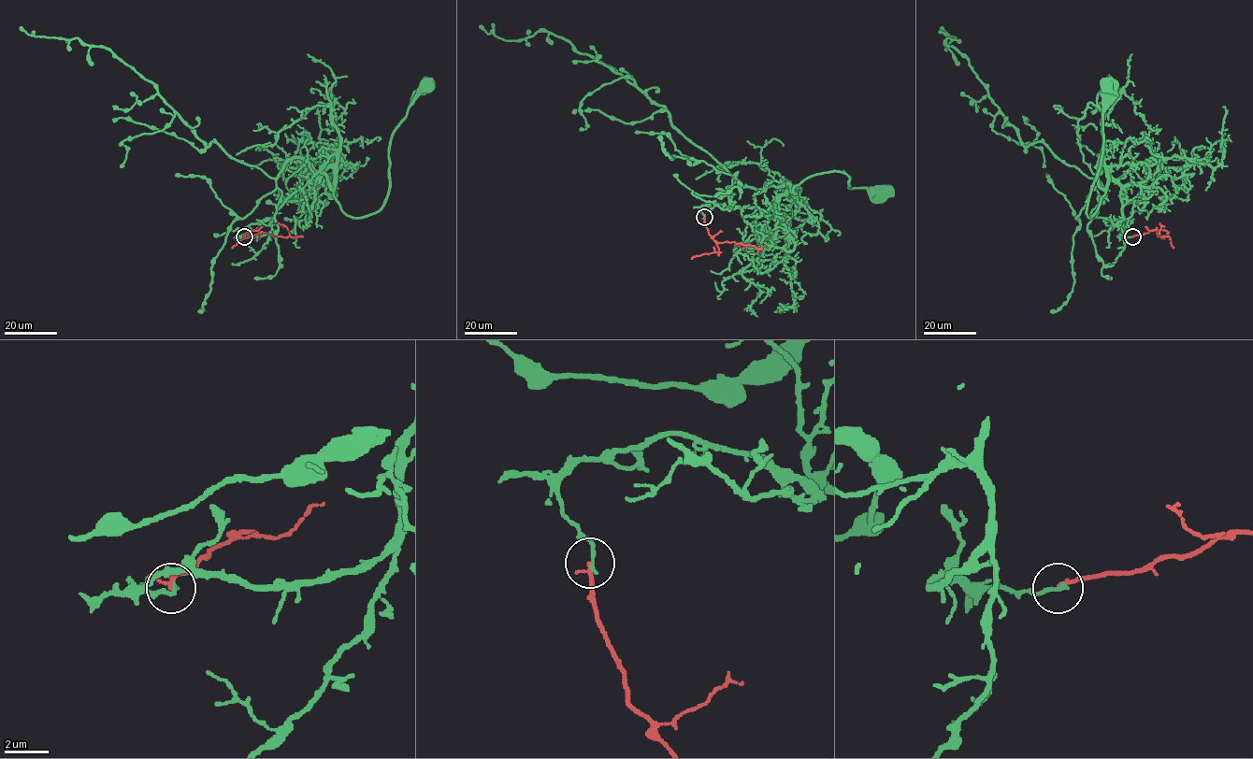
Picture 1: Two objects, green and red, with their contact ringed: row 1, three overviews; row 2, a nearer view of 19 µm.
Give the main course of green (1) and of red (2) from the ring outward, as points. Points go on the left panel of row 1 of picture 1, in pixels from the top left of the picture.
1: (245, 236), (266, 235), (288, 197), (330, 166), (341, 209), (376, 213), (390, 185), (391, 136), (427, 84)
2: (244, 236), (252, 230), (275, 236), (289, 236), (285, 226), (275, 222)

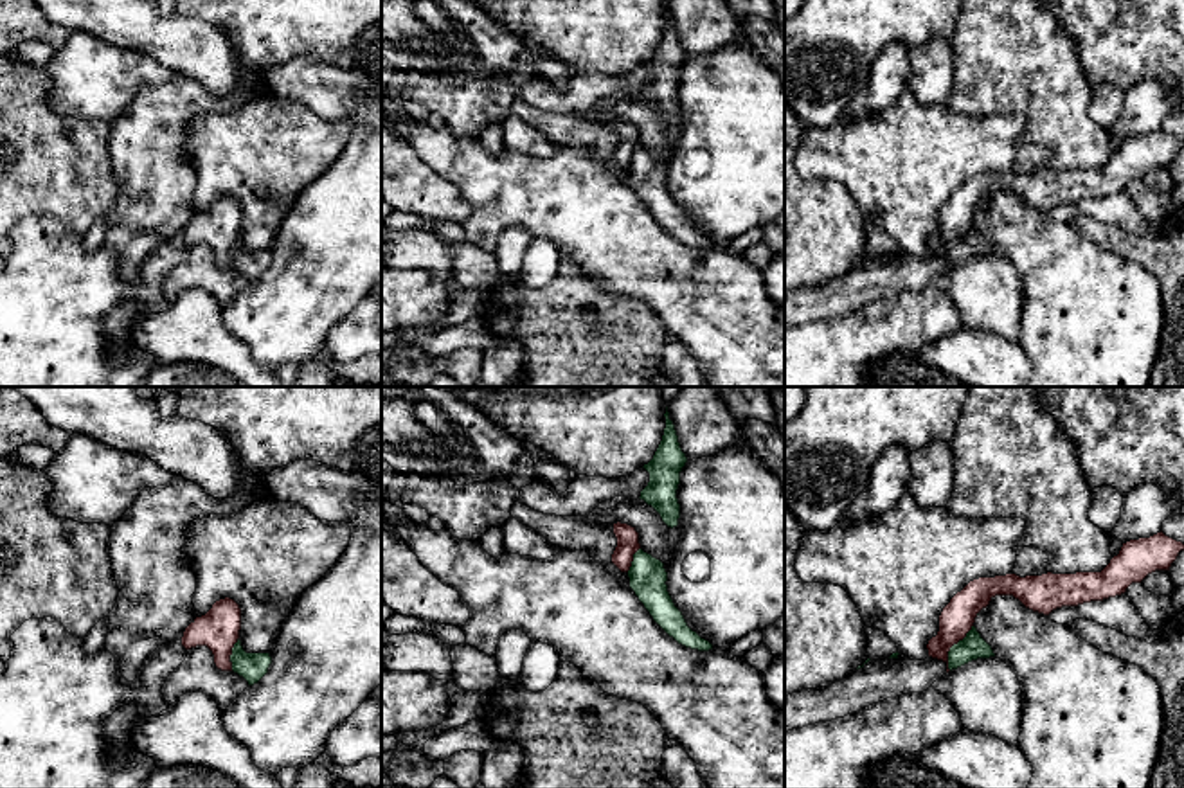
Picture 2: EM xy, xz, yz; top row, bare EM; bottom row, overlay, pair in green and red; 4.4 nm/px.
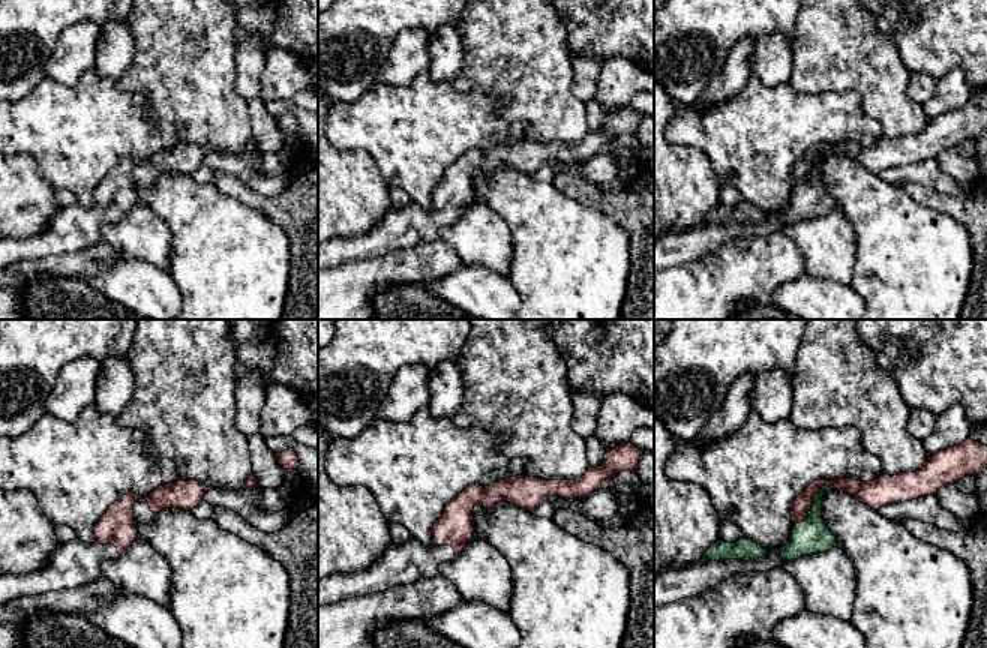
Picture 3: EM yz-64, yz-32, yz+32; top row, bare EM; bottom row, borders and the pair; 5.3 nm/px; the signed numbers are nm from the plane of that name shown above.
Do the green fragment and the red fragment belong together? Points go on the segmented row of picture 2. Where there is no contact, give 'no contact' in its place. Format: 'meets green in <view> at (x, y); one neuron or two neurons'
meets green in yz at (952, 646); two neurons

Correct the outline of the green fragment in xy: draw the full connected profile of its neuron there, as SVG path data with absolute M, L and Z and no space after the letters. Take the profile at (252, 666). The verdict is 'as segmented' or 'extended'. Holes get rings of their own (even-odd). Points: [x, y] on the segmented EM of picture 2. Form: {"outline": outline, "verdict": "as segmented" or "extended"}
{"outline": "M238 639L232 648L230 662L232 671L243 676L248 685L254 685L268 673L272 657L270 653L247 653Z", "verdict": "as segmented"}

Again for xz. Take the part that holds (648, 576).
{"outline": "M639 549L633 554L632 567L628 570L630 588L635 592L639 601L650 612L653 621L678 644L709 651L713 644L702 639L696 631L693 631L682 612L675 606L669 592L668 592L668 572L664 563L651 554Z", "verdict": "as segmented"}

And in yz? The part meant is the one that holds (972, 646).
{"outline": "M975 626L966 633L963 640L954 644L948 651L948 669L957 669L977 658L995 657L991 646L981 637Z", "verdict": "as segmented"}

